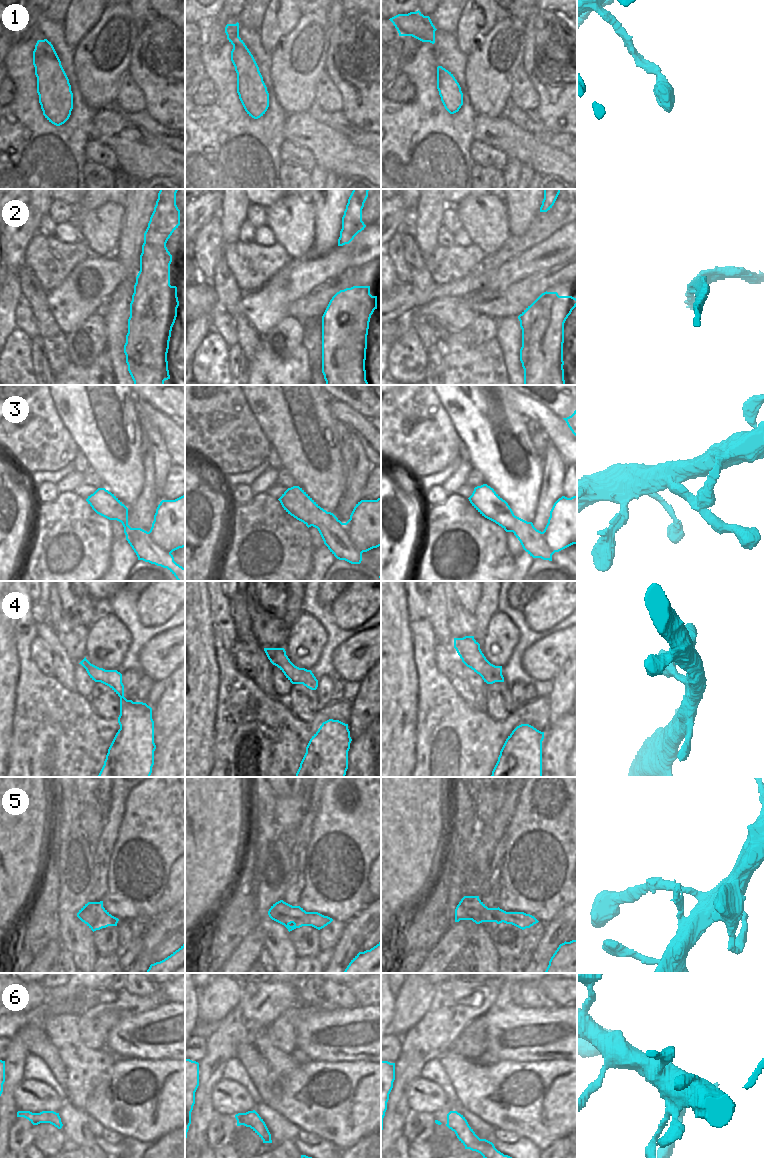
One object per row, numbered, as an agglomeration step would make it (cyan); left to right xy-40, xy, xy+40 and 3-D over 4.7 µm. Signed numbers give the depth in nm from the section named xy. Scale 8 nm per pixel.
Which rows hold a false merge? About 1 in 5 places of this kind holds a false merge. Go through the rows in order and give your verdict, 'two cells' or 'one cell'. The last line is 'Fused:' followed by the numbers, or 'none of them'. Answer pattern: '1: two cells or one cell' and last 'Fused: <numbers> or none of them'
1: one cell
2: two cells
3: one cell
4: one cell
5: one cell
6: one cell
Fused: 2

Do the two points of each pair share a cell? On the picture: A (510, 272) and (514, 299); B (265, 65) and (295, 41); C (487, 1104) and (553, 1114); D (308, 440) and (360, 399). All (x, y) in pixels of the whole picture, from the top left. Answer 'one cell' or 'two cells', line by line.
A: two cells
B: two cells
C: one cell
D: two cells

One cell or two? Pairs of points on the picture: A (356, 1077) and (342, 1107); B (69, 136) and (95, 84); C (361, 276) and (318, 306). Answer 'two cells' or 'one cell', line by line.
A: one cell
B: two cells
C: one cell

